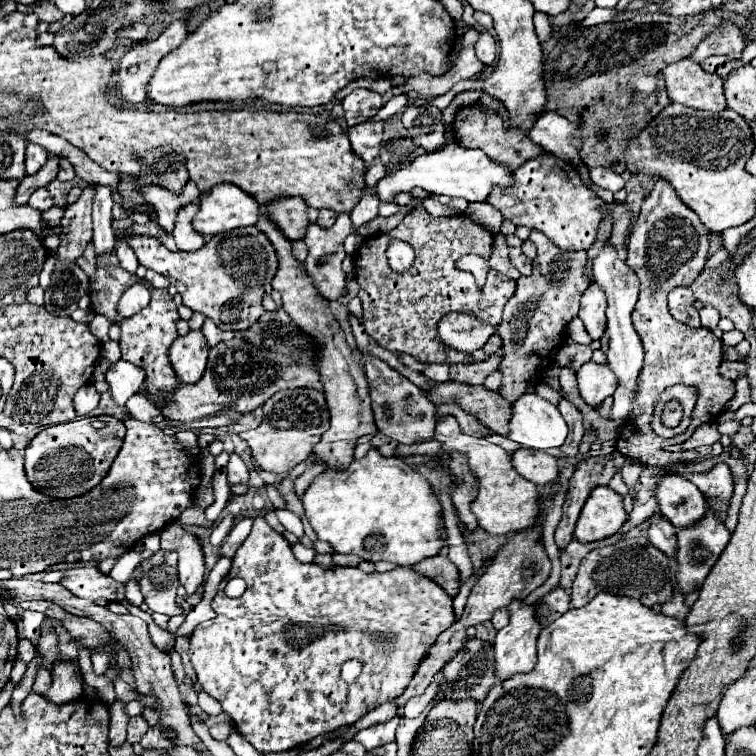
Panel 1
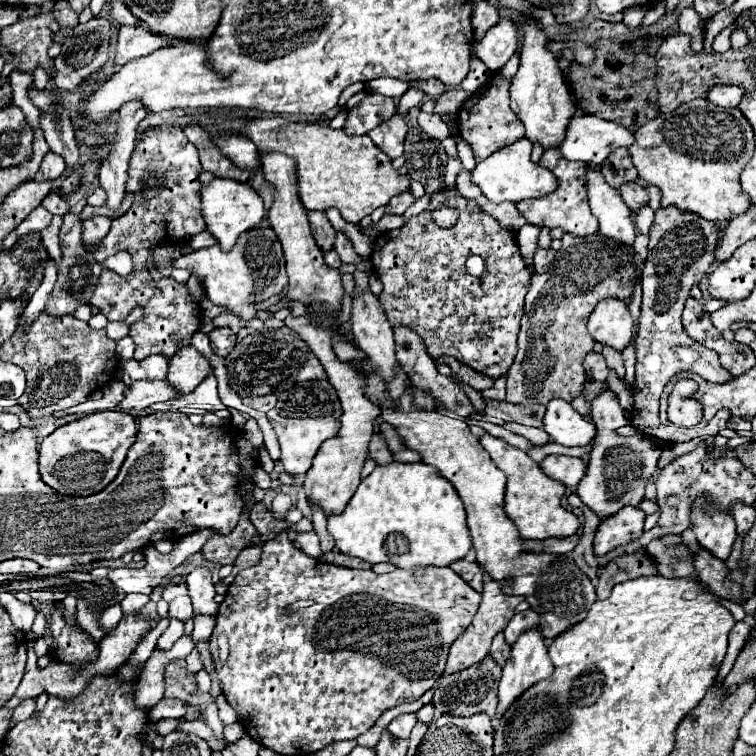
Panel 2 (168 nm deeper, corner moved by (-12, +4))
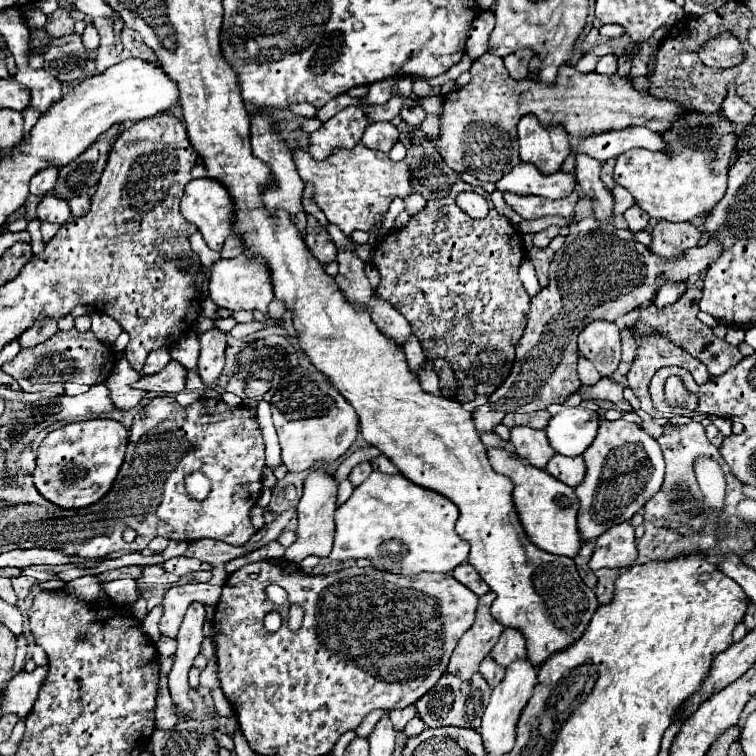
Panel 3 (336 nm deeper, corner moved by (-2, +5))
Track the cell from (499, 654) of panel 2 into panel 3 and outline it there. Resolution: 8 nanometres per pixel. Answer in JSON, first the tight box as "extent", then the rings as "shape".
{"extent":[480,655,506,687],"shape":[[[486,655],[486,657],[482,659],[482,663],[480,663],[480,673],[482,673],[482,677],[488,681],[490,687],[494,687],[494,685],[500,683],[504,671],[506,671],[506,669],[502,669],[502,665],[498,665],[498,663],[492,659],[492,655]]]}

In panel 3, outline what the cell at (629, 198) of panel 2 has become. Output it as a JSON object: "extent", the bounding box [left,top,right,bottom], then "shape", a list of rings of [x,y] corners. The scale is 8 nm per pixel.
{"extent":[624,203,648,231],"shape":[[[634,203],[634,207],[630,207],[626,213],[624,213],[624,219],[628,221],[628,227],[630,231],[642,231],[648,223],[648,215],[646,211],[642,211],[642,207],[638,207],[638,203]]]}

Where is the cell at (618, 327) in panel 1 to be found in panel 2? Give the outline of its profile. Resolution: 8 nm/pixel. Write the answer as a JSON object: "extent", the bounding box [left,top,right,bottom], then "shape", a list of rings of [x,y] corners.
{"extent":[586,166,636,244],"shape":[[[588,166],[586,182],[592,214],[600,222],[600,234],[612,240],[620,240],[622,244],[634,244],[636,232],[630,218],[630,210],[624,204],[620,192],[606,184],[600,166]]]}

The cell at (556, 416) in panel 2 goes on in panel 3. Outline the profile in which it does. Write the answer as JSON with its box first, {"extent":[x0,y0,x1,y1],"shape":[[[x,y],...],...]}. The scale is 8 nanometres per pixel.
{"extent":[546,405,598,457],"shape":[[[550,405],[546,435],[556,453],[576,457],[590,447],[598,429],[598,413],[582,407]]]}

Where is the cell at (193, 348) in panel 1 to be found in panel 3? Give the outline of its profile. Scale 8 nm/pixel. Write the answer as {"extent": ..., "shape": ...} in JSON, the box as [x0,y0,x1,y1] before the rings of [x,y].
{"extent":[134,361,186,393],"shape":[[[170,361],[160,373],[154,375],[142,375],[140,381],[136,381],[134,389],[144,391],[162,391],[162,393],[180,393],[186,389],[186,367],[178,361]]]}

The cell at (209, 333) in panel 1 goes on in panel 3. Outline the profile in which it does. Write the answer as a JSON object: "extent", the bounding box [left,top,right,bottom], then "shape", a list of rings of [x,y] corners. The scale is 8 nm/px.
{"extent":[198,329,226,387],"shape":[[[210,329],[200,335],[200,359],[198,373],[204,385],[214,387],[222,367],[224,367],[224,349],[226,349],[226,333],[220,329]]]}

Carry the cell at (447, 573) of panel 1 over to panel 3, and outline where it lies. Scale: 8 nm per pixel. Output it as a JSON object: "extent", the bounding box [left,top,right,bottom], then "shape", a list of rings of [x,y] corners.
{"extent":[452,563,490,595],"shape":[[[462,563],[452,571],[452,577],[458,579],[462,585],[466,585],[468,589],[472,589],[476,595],[484,595],[490,591],[490,587],[480,579],[480,575],[476,573],[476,569],[470,563]]]}

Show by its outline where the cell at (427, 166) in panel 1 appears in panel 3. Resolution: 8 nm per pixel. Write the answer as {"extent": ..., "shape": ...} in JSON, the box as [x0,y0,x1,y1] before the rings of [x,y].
{"extent":[496,163,576,199],"shape":[[[518,163],[502,179],[496,181],[496,189],[516,195],[542,195],[548,199],[562,199],[576,187],[576,179],[570,173],[556,171],[550,175],[540,173],[532,163]]]}

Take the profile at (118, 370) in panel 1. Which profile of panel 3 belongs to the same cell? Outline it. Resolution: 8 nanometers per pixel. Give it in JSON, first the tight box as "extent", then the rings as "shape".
{"extent":[142,351,170,375],"shape":[[[152,351],[142,367],[142,375],[152,375],[162,371],[162,367],[170,361],[170,353],[168,351]]]}

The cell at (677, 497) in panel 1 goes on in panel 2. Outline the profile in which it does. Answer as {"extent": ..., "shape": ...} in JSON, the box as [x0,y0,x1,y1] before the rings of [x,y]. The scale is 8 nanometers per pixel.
{"extent":[692,498,736,562],"shape":[[[698,498],[692,508],[692,530],[702,548],[722,562],[728,560],[736,540],[736,524],[730,514],[720,512],[706,498]]]}

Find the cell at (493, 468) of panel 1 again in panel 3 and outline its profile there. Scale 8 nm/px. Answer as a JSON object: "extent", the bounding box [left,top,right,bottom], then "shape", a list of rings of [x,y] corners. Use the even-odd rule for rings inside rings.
{"extent":[486,449,582,557],"shape":[[[488,449],[486,451],[490,465],[496,473],[502,473],[512,479],[514,491],[512,491],[512,501],[518,511],[518,519],[528,535],[528,539],[540,547],[542,551],[554,553],[554,555],[566,555],[574,557],[578,553],[578,547],[582,545],[582,539],[576,529],[576,511],[578,511],[578,501],[574,495],[574,489],[564,485],[562,481],[554,479],[548,475],[544,469],[538,469],[534,465],[524,463],[524,459],[518,459],[516,455],[508,453],[506,449]],[[562,495],[566,495],[572,505],[564,507],[562,505]]]}

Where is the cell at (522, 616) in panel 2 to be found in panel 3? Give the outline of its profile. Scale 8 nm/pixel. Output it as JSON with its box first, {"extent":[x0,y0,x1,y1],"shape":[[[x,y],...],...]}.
{"extent":[492,627,526,667],"shape":[[[506,627],[498,639],[498,643],[492,647],[494,661],[498,661],[502,667],[512,663],[514,659],[522,659],[526,655],[526,639],[520,631]]]}

